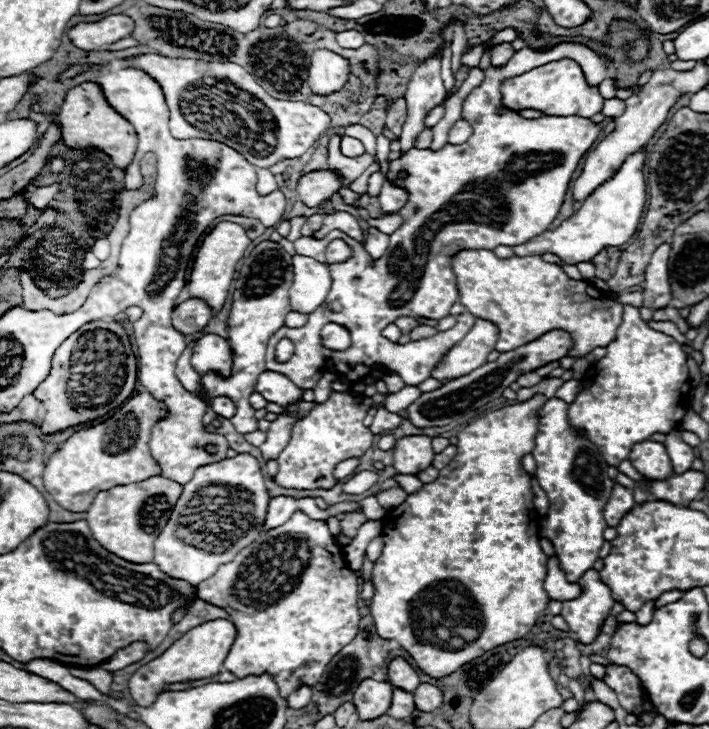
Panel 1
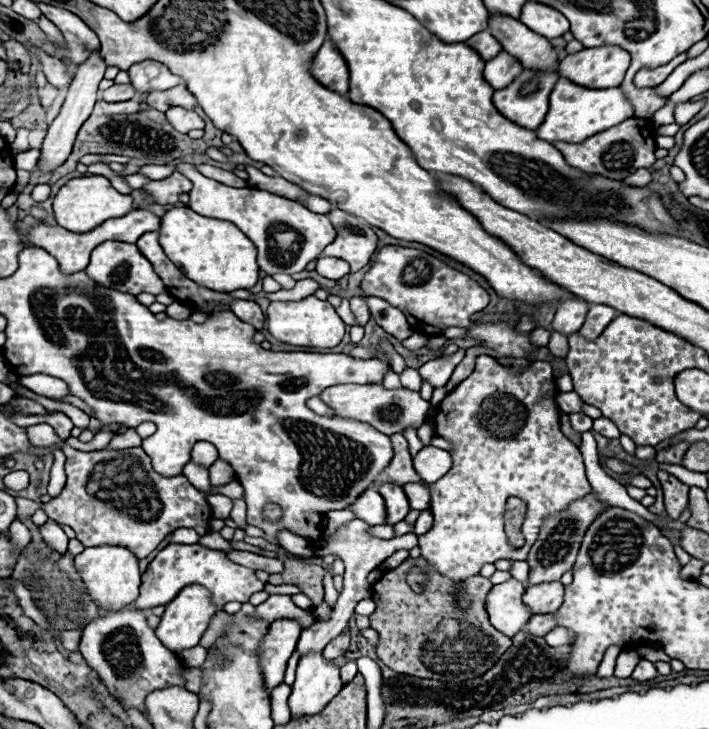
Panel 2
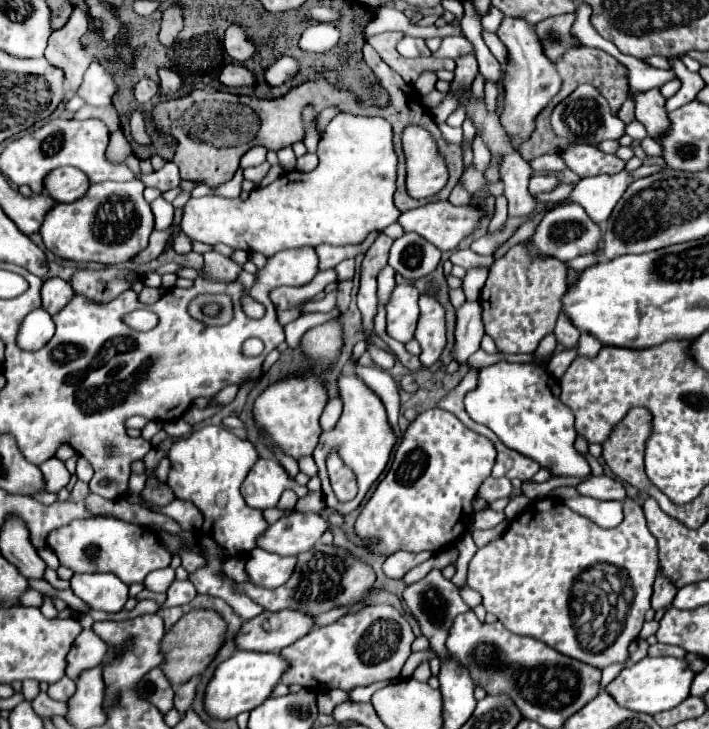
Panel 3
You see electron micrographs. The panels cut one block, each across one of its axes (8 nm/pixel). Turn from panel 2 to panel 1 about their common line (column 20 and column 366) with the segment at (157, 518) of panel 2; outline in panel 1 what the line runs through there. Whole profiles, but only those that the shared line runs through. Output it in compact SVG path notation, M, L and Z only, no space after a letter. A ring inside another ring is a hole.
M375 496L364 498L361 502L362 511L368 520L381 519L386 510L381 507Z

